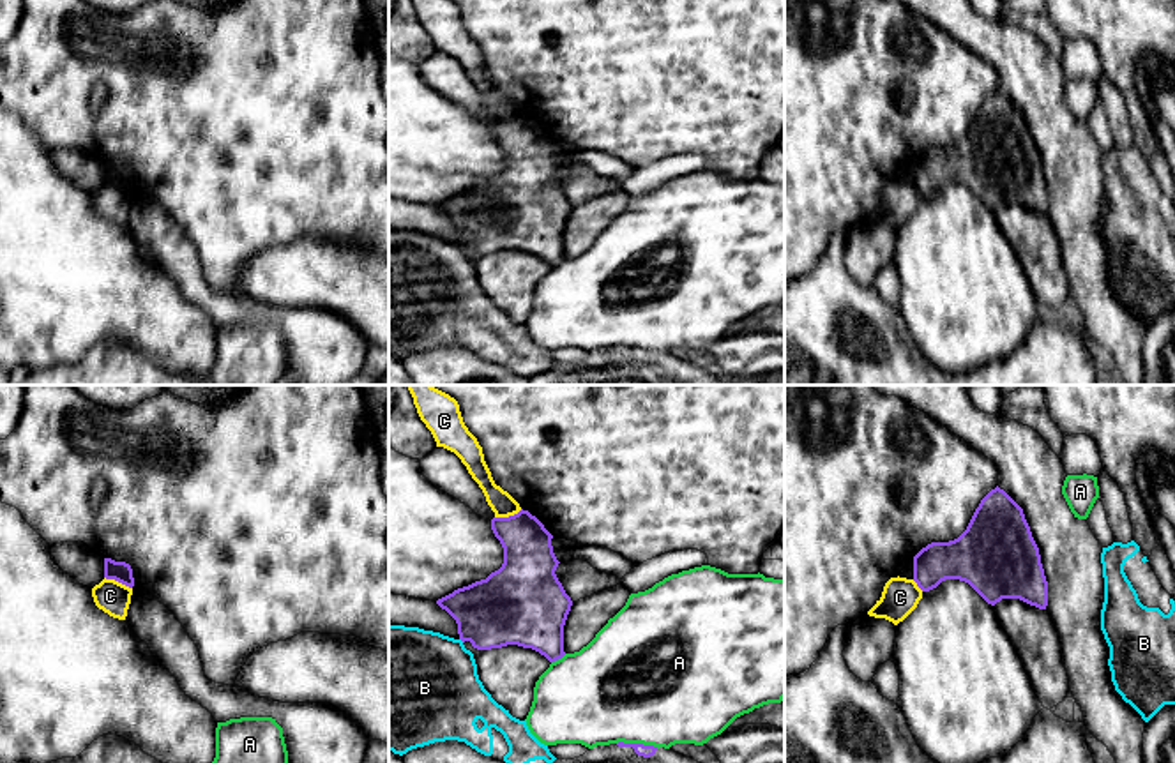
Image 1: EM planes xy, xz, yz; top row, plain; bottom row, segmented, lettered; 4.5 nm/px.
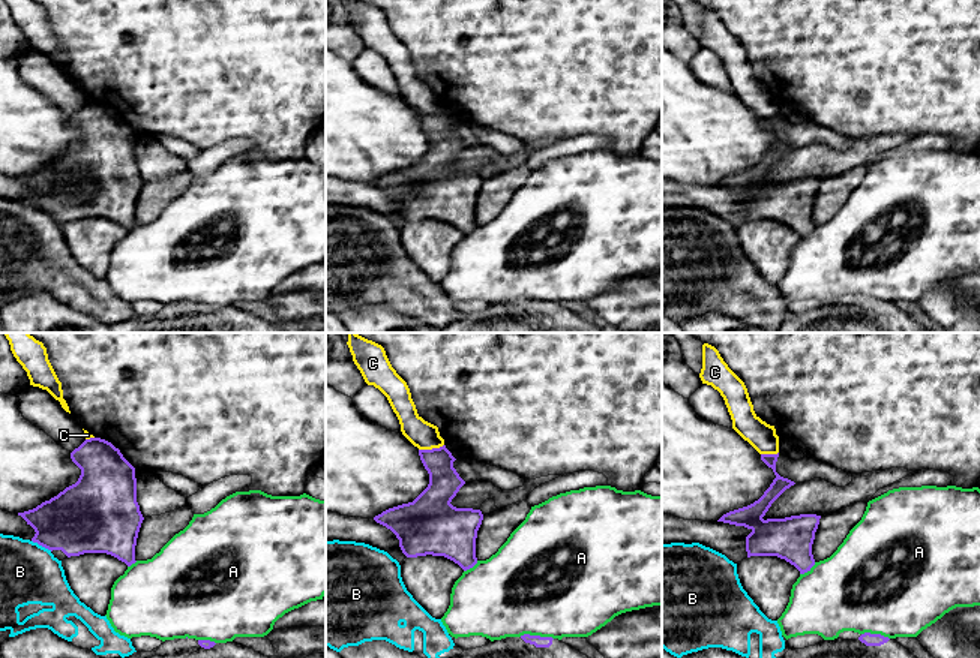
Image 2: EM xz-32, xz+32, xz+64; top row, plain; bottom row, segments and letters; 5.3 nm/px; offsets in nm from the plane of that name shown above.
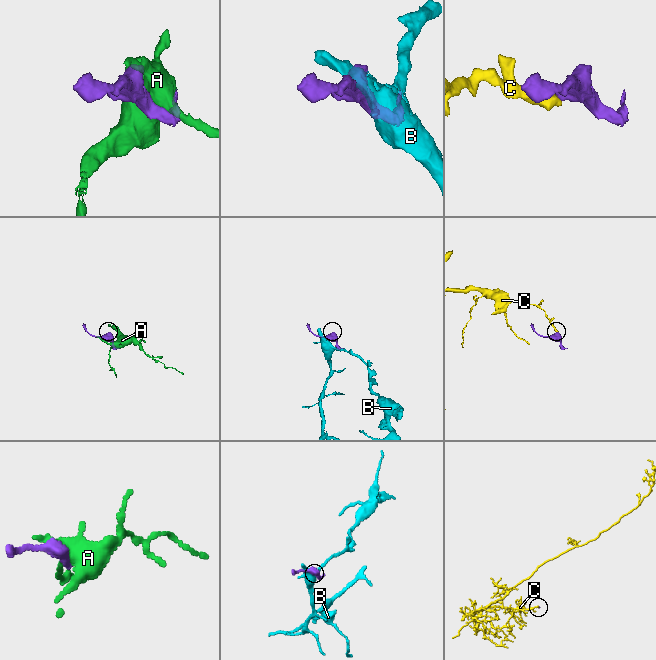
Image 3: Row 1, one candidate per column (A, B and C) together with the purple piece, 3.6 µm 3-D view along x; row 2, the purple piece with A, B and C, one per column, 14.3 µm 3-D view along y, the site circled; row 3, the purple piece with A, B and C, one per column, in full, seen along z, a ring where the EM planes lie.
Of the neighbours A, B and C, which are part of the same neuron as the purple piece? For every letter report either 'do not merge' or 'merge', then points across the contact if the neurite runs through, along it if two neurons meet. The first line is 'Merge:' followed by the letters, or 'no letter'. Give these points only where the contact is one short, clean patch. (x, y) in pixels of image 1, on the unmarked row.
Merge: no letter
A: do not merge
B: do not merge
C: do not merge; border xy (105, 181), (131, 193)

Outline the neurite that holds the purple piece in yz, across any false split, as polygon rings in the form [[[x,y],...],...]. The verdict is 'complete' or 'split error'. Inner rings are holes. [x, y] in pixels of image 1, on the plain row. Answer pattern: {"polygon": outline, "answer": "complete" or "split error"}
{"polygon": [[[998,90],[981,104],[967,134],[958,143],[931,147],[913,161],[913,185],[922,196],[936,193],[945,184],[968,187],[991,210],[1002,203],[1020,203],[1046,214],[1048,185],[1039,152],[1023,113]]], "answer": "complete"}

